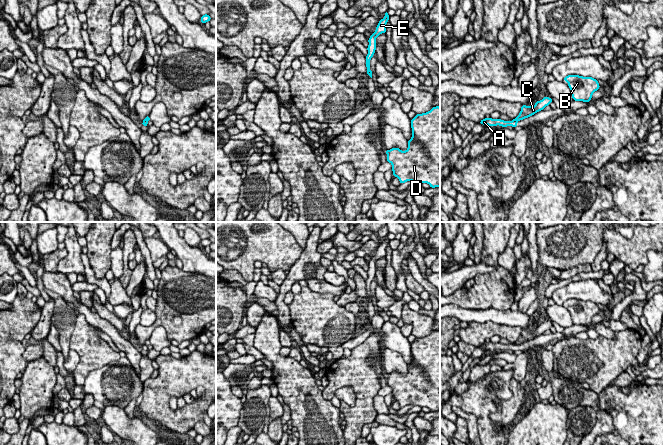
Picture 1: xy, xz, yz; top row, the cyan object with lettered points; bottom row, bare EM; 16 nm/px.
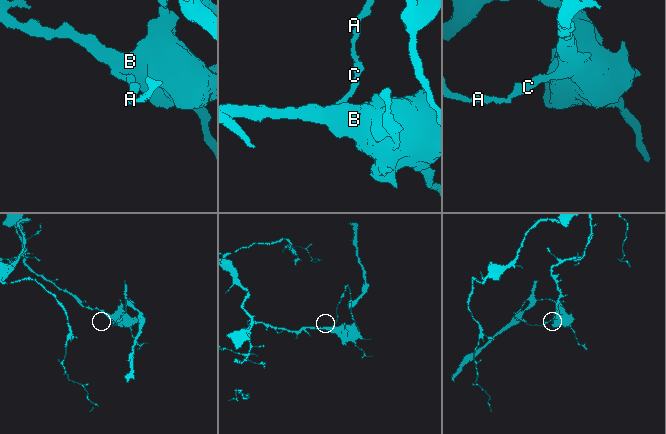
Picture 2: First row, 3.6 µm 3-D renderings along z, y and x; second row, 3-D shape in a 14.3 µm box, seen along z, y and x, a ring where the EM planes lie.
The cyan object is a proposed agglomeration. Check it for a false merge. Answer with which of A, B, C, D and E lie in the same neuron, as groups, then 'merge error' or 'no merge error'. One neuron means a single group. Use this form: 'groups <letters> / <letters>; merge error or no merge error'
groups A E / B C D; merge error

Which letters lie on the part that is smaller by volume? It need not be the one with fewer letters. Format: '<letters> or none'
A, E

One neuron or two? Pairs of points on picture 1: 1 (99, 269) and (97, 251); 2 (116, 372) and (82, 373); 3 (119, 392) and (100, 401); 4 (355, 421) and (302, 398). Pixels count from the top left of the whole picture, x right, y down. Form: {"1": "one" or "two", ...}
{"1": "one", "2": "two", "3": "one", "4": "two"}

